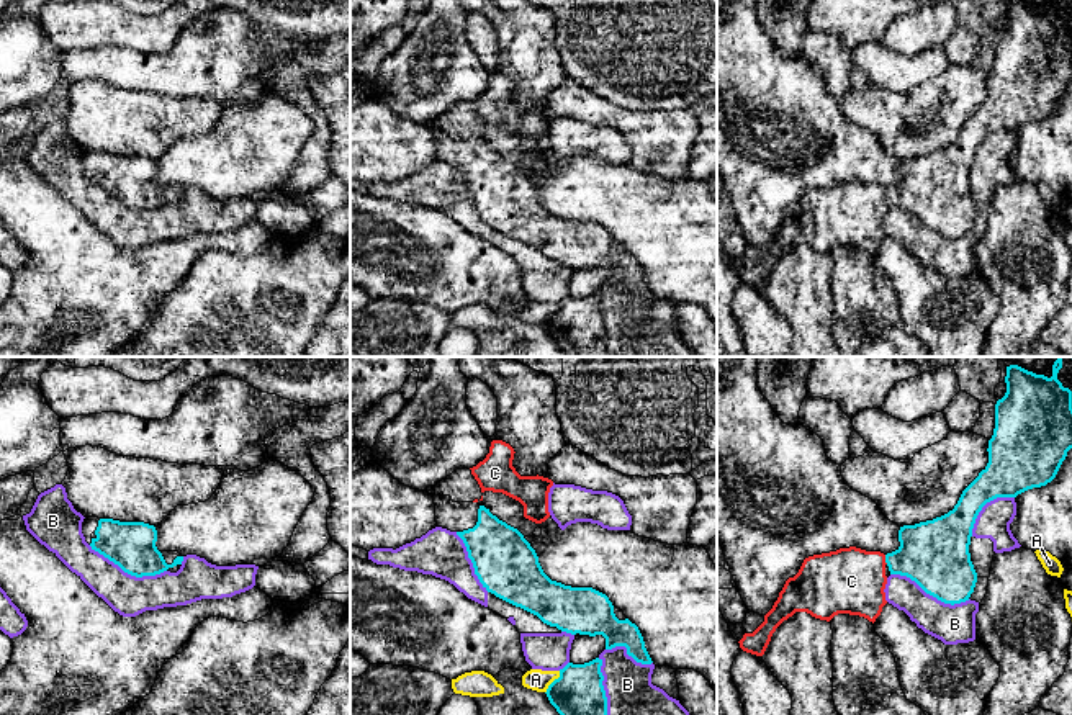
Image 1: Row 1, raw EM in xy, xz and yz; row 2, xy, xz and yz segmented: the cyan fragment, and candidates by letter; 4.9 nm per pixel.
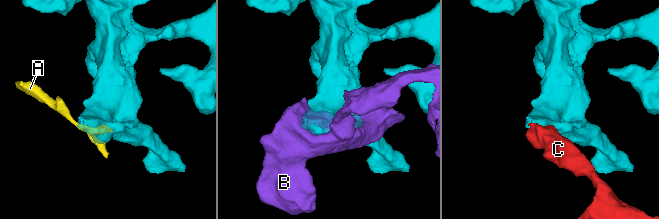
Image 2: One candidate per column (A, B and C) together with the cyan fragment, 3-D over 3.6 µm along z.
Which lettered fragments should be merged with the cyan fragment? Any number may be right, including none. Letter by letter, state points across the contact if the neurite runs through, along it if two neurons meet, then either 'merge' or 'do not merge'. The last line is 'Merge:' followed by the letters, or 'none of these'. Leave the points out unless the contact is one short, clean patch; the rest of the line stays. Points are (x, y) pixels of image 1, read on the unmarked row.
A: along xz (560, 305), (545, 326) | do not merge
B: do not merge
C: across yz (935, 187), (912, 193), (886, 193), (874, 195), (851, 215) | merge
Merge: C

